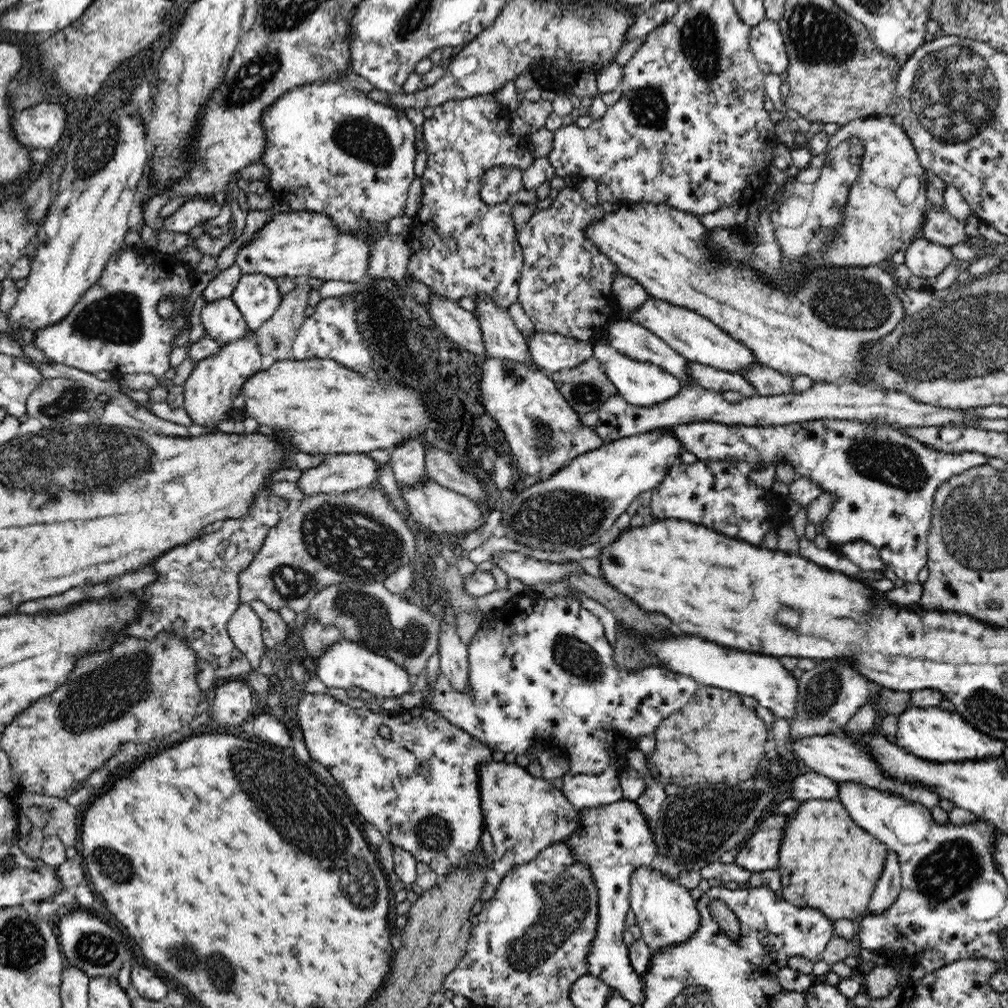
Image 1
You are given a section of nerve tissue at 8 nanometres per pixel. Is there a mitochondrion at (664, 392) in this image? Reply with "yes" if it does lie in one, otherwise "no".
no

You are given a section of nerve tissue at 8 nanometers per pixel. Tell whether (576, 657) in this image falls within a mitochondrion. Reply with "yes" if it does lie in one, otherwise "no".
yes

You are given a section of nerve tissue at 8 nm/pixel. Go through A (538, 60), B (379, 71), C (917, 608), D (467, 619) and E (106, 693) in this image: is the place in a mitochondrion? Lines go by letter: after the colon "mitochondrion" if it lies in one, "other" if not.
A: other
B: other
C: other
D: other
E: mitochondrion

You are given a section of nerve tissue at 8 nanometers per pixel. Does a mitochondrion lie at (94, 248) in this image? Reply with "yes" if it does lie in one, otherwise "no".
no

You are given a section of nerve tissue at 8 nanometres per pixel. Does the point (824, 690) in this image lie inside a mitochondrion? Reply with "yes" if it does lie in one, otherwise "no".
yes

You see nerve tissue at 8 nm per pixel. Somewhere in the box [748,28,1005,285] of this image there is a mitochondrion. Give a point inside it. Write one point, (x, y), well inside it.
(953, 94)

